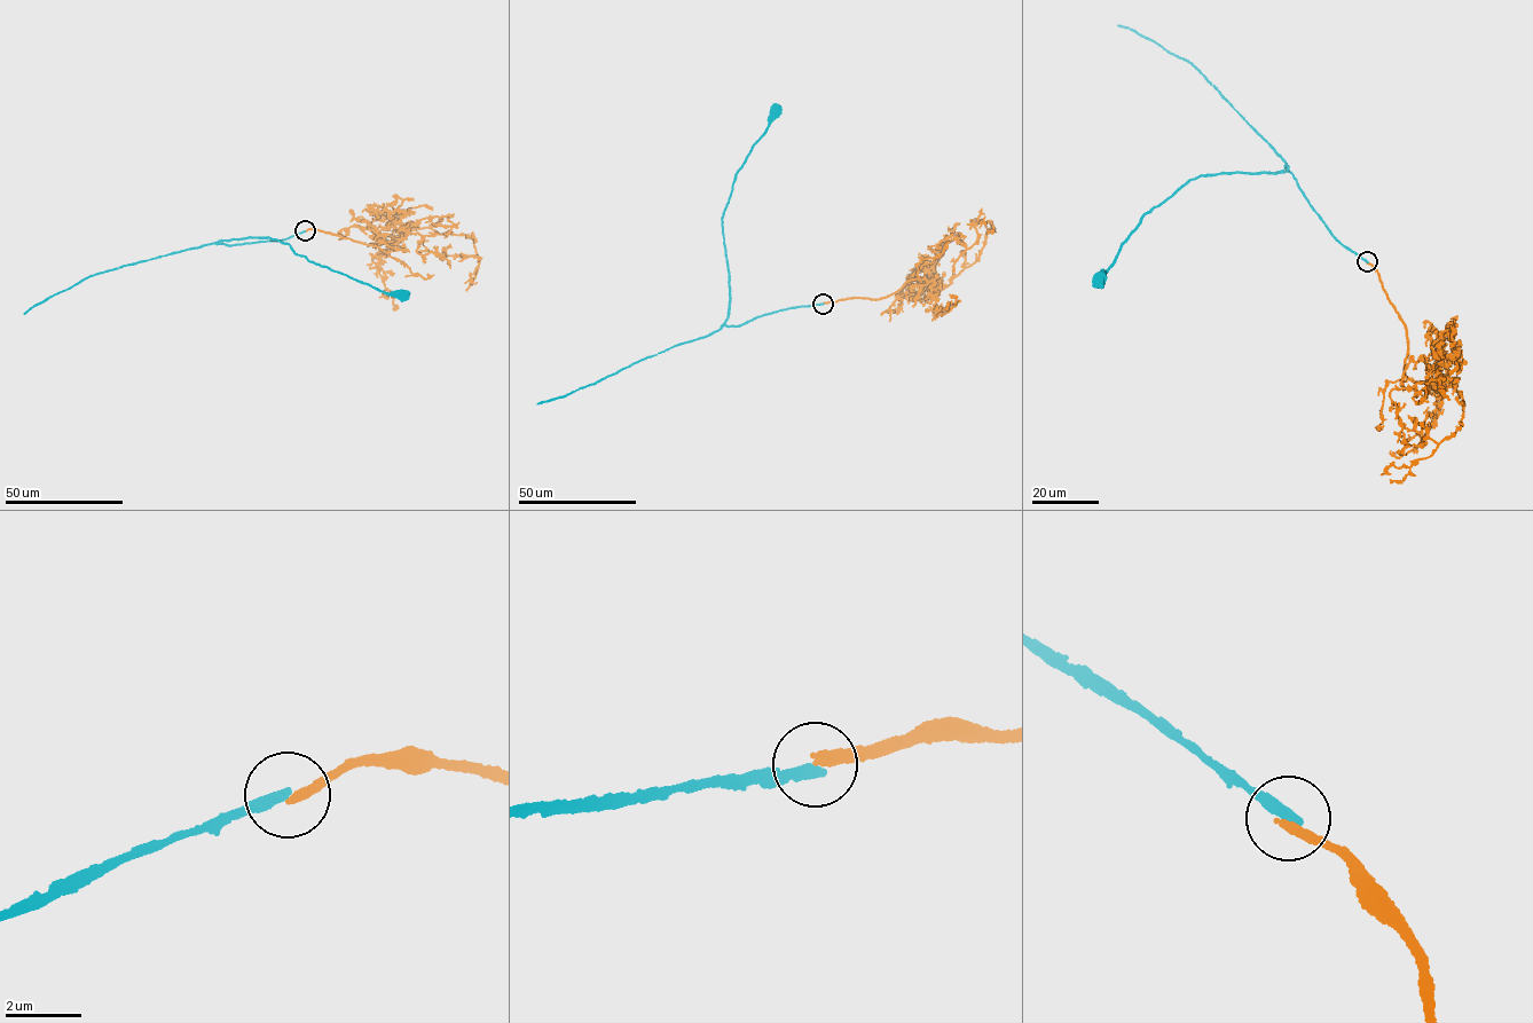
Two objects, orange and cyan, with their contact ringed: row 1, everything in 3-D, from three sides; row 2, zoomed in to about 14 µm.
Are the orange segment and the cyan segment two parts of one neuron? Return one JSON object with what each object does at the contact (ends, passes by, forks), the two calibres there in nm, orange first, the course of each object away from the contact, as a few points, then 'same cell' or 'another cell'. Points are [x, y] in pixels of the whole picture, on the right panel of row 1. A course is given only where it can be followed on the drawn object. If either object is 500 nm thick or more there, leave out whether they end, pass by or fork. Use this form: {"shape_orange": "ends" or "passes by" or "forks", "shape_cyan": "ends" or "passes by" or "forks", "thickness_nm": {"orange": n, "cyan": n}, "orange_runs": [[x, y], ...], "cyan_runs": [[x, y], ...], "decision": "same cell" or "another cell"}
{"shape_orange": "ends", "shape_cyan": "ends", "thickness_nm": {"orange": 280, "cyan": 320}, "orange_runs": [[1367, 261], [1407, 329], [1406, 375], [1452, 386], [1464, 404], [1460, 427], [1412, 465], [1405, 479], [1390, 482]], "cyan_runs": [[1367, 261], [1335, 238], [1287, 167], [1272, 173], [1236, 172], [1202, 175], [1188, 181], [1142, 215], [1100, 280]], "decision": "another cell"}

